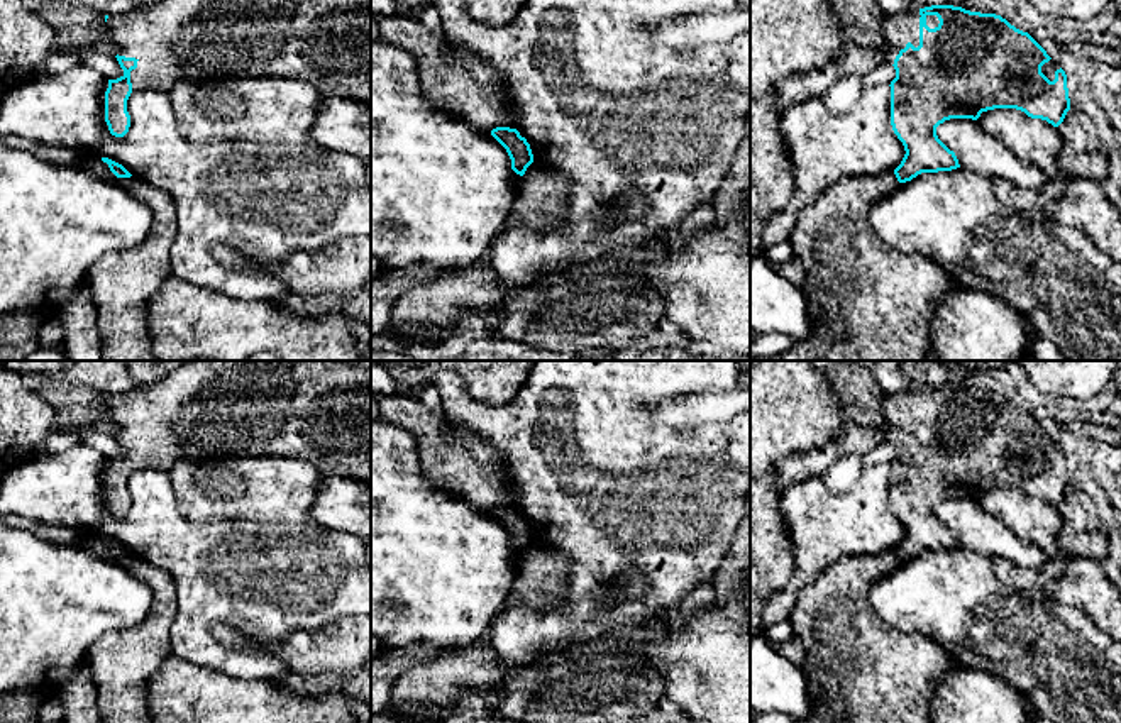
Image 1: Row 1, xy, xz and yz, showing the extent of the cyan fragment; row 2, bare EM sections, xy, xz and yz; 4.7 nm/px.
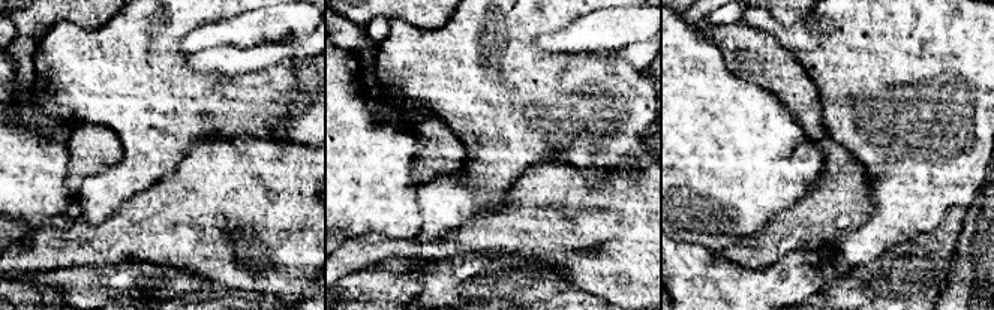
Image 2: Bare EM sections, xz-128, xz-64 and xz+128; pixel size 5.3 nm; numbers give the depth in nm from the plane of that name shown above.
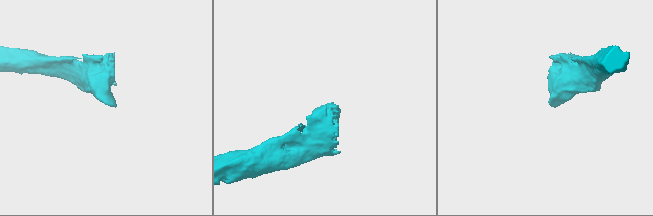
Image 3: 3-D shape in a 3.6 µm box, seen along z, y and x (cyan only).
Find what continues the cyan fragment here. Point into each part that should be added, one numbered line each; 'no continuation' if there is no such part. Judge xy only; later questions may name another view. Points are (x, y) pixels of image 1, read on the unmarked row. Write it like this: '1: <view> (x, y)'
1: xy (315, 410)

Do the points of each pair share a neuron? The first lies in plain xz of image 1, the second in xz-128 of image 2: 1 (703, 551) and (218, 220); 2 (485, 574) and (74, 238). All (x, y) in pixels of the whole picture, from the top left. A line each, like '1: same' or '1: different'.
1: different
2: different

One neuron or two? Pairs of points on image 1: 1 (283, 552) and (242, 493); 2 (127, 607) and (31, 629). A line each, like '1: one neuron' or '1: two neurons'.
1: two neurons
2: one neuron

